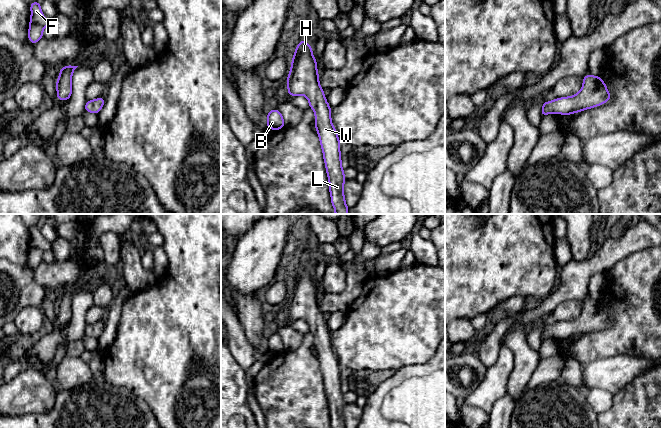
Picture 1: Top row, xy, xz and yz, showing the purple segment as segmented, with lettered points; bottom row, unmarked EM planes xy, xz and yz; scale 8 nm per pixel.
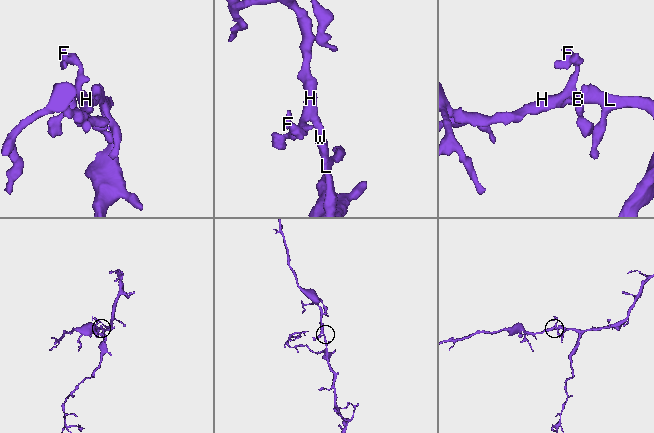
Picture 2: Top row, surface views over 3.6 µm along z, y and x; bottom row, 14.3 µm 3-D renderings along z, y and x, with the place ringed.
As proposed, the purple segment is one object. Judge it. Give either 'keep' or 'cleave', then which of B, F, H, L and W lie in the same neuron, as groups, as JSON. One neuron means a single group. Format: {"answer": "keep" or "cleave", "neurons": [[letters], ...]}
{"answer": "keep", "neurons": [["B", "F", "H", "L", "W"]]}

